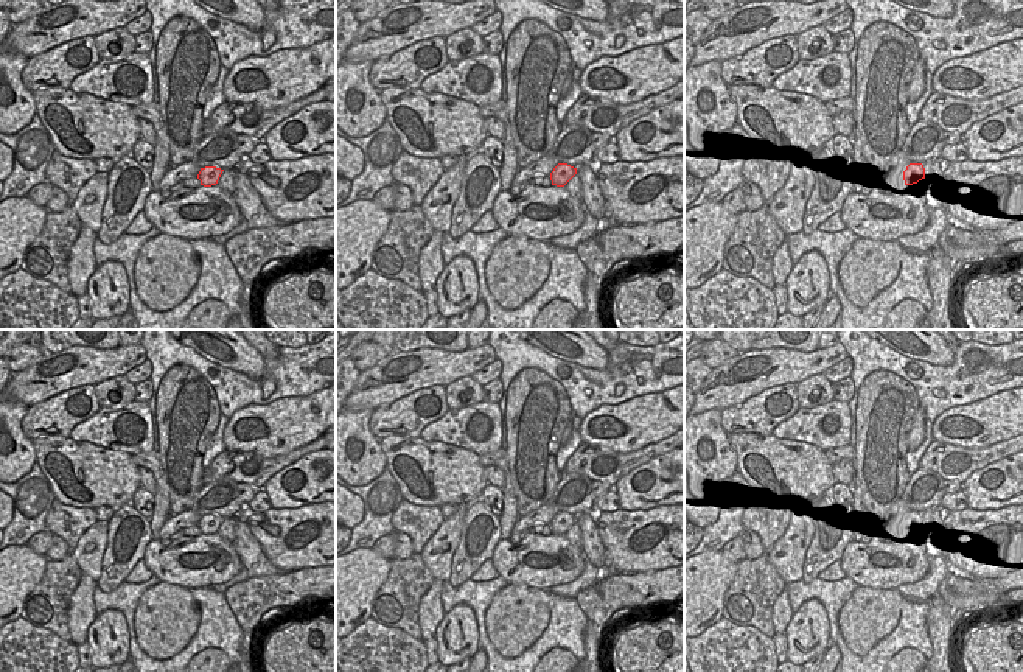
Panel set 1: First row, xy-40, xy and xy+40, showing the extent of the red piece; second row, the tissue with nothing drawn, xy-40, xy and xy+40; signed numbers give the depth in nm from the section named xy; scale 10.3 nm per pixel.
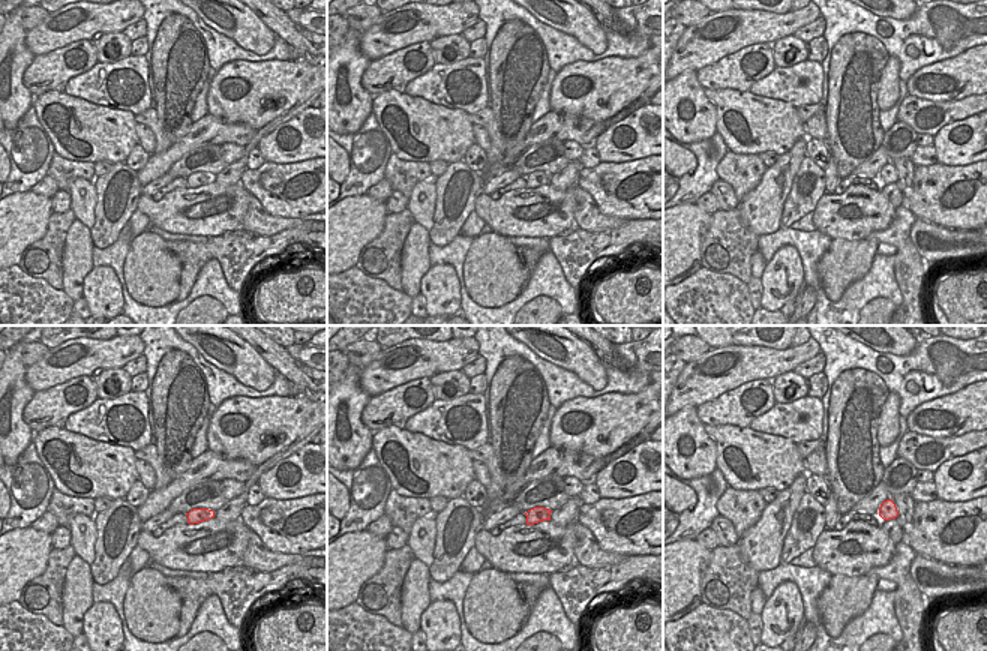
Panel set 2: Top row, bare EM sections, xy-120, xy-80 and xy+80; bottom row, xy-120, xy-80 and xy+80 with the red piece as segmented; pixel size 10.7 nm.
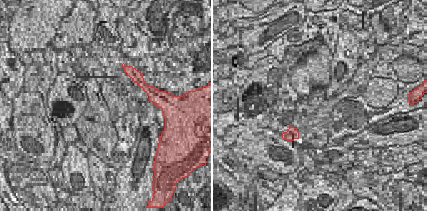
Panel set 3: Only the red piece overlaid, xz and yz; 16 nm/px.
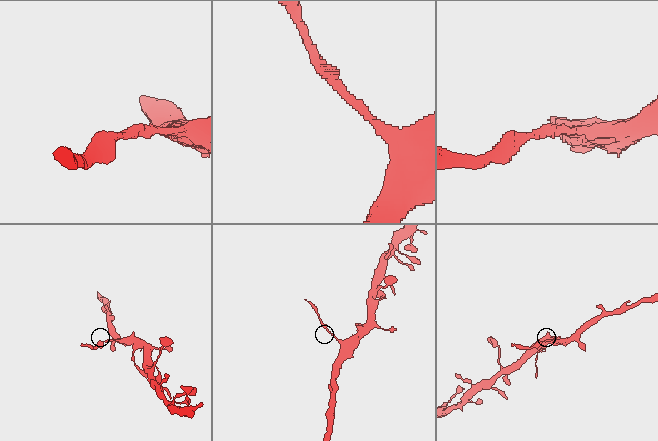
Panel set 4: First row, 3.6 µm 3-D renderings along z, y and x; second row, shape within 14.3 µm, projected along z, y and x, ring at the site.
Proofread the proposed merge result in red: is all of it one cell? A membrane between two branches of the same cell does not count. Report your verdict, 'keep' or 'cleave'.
cleave

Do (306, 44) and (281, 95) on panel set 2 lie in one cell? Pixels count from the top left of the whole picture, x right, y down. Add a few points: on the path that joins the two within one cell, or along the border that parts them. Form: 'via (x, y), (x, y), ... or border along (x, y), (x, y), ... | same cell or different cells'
border along (306, 56), (311, 59) | different cells

